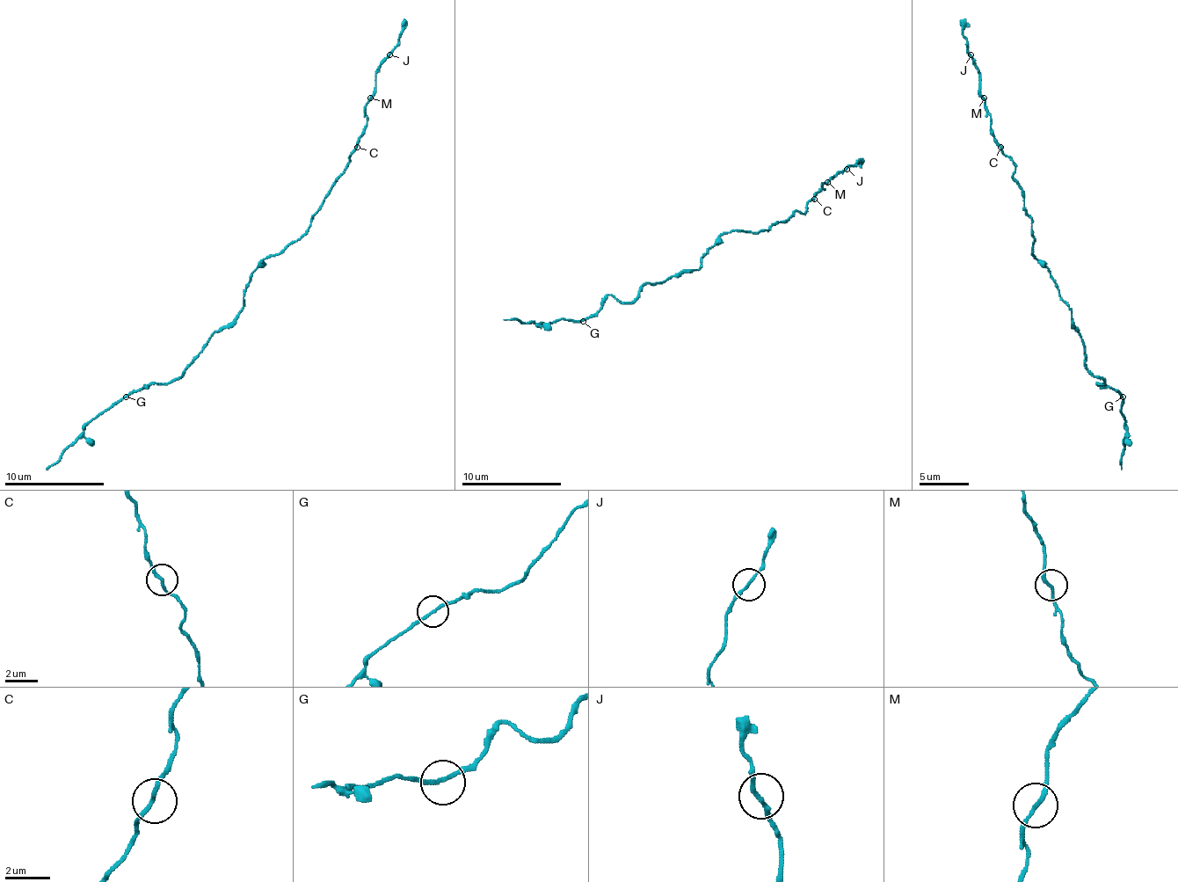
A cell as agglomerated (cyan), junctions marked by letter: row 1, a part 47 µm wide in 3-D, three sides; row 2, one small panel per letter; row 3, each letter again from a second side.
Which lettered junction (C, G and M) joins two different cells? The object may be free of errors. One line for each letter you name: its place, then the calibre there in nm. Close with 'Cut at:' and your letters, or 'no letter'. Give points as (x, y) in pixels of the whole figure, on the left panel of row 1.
M: place (370, 98); calibre 180 nm
Cut at: M

